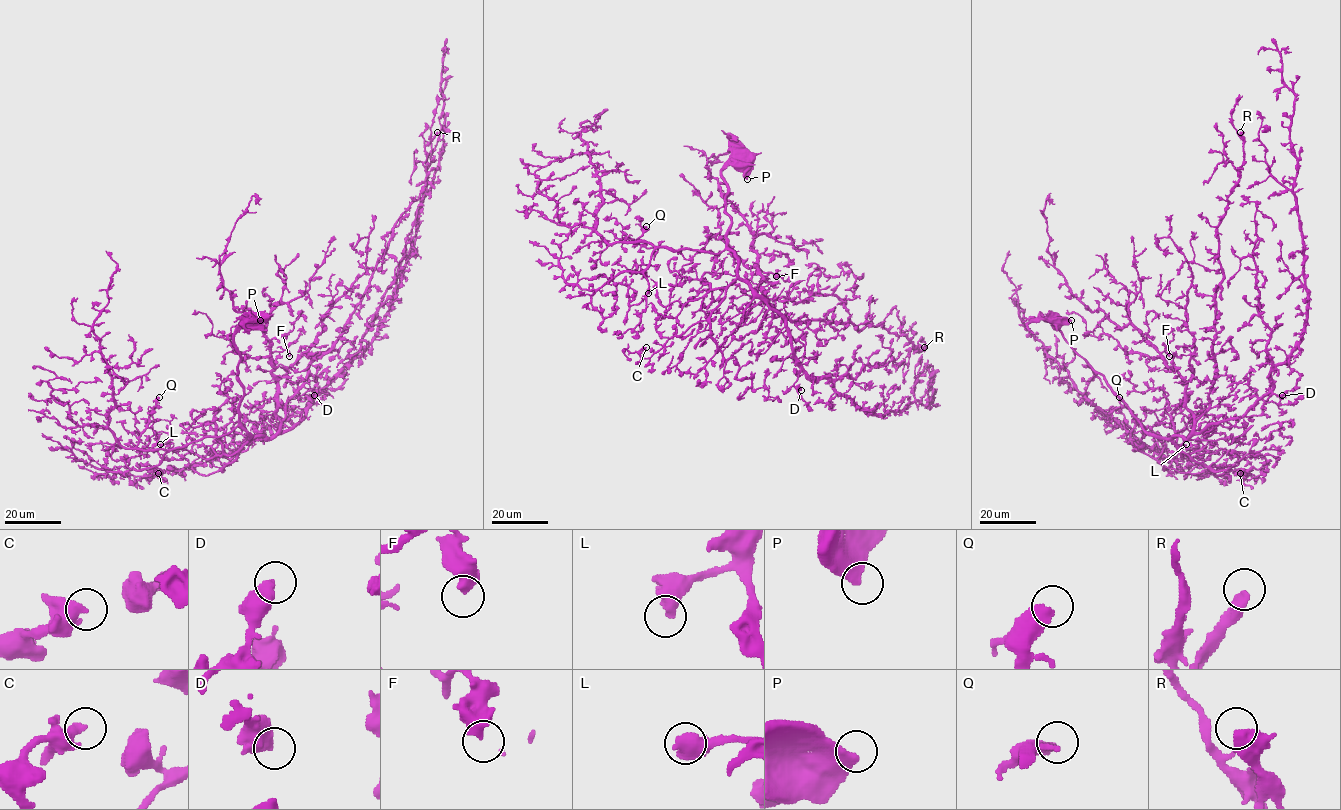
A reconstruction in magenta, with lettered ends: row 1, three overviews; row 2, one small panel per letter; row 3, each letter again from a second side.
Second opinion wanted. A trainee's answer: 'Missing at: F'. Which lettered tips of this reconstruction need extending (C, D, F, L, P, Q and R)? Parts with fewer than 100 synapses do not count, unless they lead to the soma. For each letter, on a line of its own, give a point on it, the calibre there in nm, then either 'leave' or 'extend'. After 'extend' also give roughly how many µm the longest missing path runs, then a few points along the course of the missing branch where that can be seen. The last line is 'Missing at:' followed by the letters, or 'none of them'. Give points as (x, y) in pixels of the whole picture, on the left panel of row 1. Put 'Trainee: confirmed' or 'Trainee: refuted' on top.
Trainee: refuted
C: at (158, 473); 480 nm thick; leave
D: at (314, 395); 480 nm thick; leave
F: at (289, 356); 360 nm thick; leave
L: at (160, 444); 480 nm thick; leave
P: at (260, 320); 500 nm thick; leave
Q: at (159, 397); 480 nm thick; extend; about 40 µm are missing; missing branch runs (159, 397), (187, 387), (195, 378), (193, 371), (197, 368), (197, 360), (188, 349), (184, 352)
R: at (437, 132); 480 nm thick; leave
Missing at: Q

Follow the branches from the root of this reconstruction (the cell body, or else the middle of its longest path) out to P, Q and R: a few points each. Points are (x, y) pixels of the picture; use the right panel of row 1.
P: (1055, 322), (1056, 319), (1071, 320)
Q: (1055, 322), (1064, 339), (1103, 376), (1146, 430), (1138, 449), (1134, 449), (1131, 437), (1135, 416), (1119, 397)
R: (1055, 322), (1145, 430), (1188, 437), (1214, 381), (1217, 225), (1239, 178), (1240, 132)

